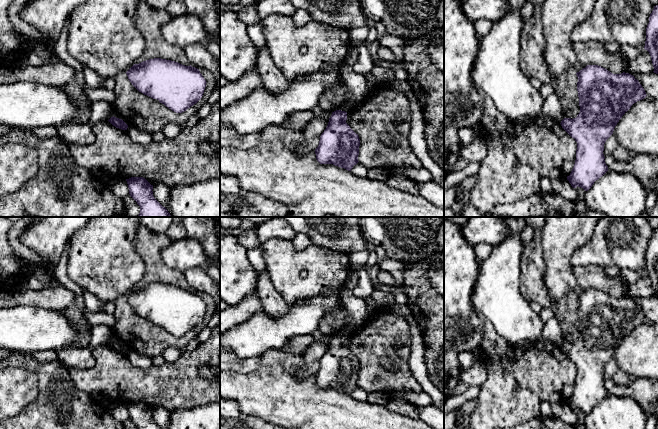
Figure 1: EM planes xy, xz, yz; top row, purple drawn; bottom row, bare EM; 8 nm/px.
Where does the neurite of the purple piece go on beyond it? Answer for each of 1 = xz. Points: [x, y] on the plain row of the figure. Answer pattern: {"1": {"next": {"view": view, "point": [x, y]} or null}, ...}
{"1": {"next": null}}

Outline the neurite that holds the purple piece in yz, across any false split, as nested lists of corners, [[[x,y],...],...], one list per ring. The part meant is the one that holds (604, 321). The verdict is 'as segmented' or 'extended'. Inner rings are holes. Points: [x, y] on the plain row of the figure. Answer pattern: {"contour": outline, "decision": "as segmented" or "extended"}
{"contour": [[[587,289],[576,299],[580,336],[576,342],[564,342],[560,348],[577,366],[575,388],[567,404],[573,412],[578,410],[588,415],[608,395],[603,378],[606,364],[631,330],[647,319],[639,305],[629,297],[613,298],[601,290]]], "decision": "as segmented"}

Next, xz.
{"contour": [[[332,336],[328,349],[315,373],[320,388],[333,388],[351,395],[358,385],[360,363],[346,347],[347,336]]], "decision": "as segmented"}

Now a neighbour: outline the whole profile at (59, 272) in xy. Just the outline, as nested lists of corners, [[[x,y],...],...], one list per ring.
[[[70,242],[67,243],[58,263],[55,268],[51,272],[53,278],[55,278],[59,285],[66,287],[74,293],[74,301],[73,304],[80,309],[84,318],[88,321],[90,325],[107,325],[110,328],[113,328],[116,320],[112,314],[108,314],[106,312],[91,312],[87,309],[84,303],[84,290],[82,287],[74,283],[67,275],[67,262],[68,262],[68,254],[70,249]]]

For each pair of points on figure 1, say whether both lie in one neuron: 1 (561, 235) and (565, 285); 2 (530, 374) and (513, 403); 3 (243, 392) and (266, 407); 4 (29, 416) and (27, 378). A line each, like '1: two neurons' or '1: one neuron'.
1: one neuron
2: two neurons
3: one neuron
4: two neurons

